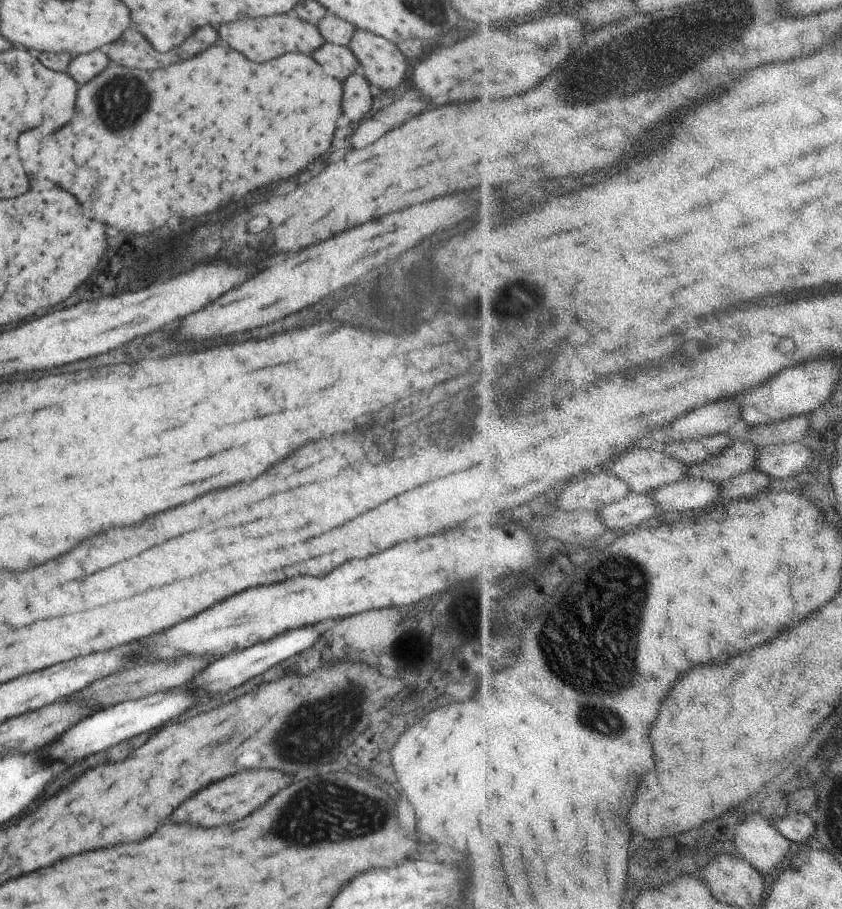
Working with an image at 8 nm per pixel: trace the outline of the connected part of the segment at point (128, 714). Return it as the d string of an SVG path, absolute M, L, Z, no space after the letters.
M180 687L170 690L170 692L162 691L138 700L124 701L117 705L98 710L84 720L80 719L70 728L70 738L68 738L68 730L64 734L60 734L54 740L54 748L52 744L48 746L46 754L52 762L70 762L76 758L84 758L90 754L96 754L100 750L106 750L110 746L116 746L122 740L130 740L132 736L138 736L142 732L150 732L154 728L158 728L160 724L166 724L172 718L178 718L182 712L186 712L186 708L192 708L196 704L196 696L186 692L186 688Z

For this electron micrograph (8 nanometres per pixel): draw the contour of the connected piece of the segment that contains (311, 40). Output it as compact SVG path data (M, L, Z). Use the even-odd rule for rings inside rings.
M292 10L292 14L270 16L270 18L254 18L254 20L246 18L246 20L240 20L240 22L224 24L220 28L220 38L226 44L230 44L234 50L242 52L244 56L248 56L254 62L266 62L266 60L278 58L286 52L306 52L306 54L310 54L325 43L320 32L312 24L300 20L294 14L294 10Z

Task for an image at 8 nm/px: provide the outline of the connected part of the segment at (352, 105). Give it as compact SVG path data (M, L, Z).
M352 73L342 82L342 110L352 122L360 122L372 108L370 83L362 73Z

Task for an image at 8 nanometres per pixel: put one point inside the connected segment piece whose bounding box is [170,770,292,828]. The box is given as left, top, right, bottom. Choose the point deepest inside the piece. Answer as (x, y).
(228, 800)

